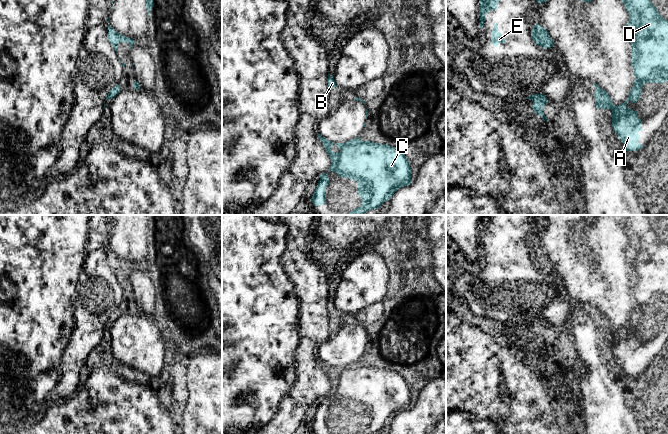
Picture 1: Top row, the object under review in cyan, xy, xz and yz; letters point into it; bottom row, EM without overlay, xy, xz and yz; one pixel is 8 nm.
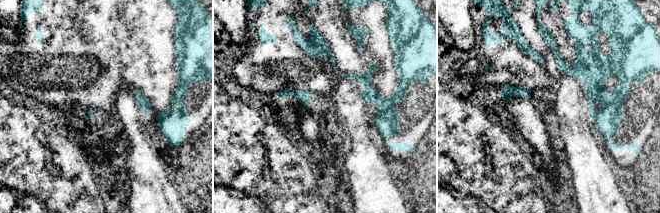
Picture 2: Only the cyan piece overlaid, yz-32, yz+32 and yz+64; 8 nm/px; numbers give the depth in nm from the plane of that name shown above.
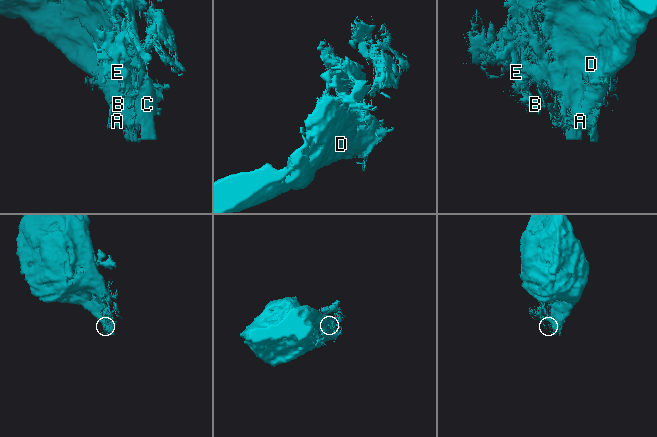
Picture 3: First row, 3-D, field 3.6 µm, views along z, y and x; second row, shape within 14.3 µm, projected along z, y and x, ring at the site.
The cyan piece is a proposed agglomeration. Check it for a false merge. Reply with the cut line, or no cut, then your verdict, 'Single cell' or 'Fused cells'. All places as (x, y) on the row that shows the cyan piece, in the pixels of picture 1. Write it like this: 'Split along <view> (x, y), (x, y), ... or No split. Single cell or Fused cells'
No split. Single cell

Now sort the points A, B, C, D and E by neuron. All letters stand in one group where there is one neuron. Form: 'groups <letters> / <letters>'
groups A B C D E

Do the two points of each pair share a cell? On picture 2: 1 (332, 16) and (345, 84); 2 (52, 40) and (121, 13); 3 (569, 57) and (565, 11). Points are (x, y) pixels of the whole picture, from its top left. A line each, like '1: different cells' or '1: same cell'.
1: different cells
2: same cell
3: different cells

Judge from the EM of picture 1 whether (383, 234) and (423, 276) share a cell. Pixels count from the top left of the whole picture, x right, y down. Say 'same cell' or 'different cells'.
same cell

